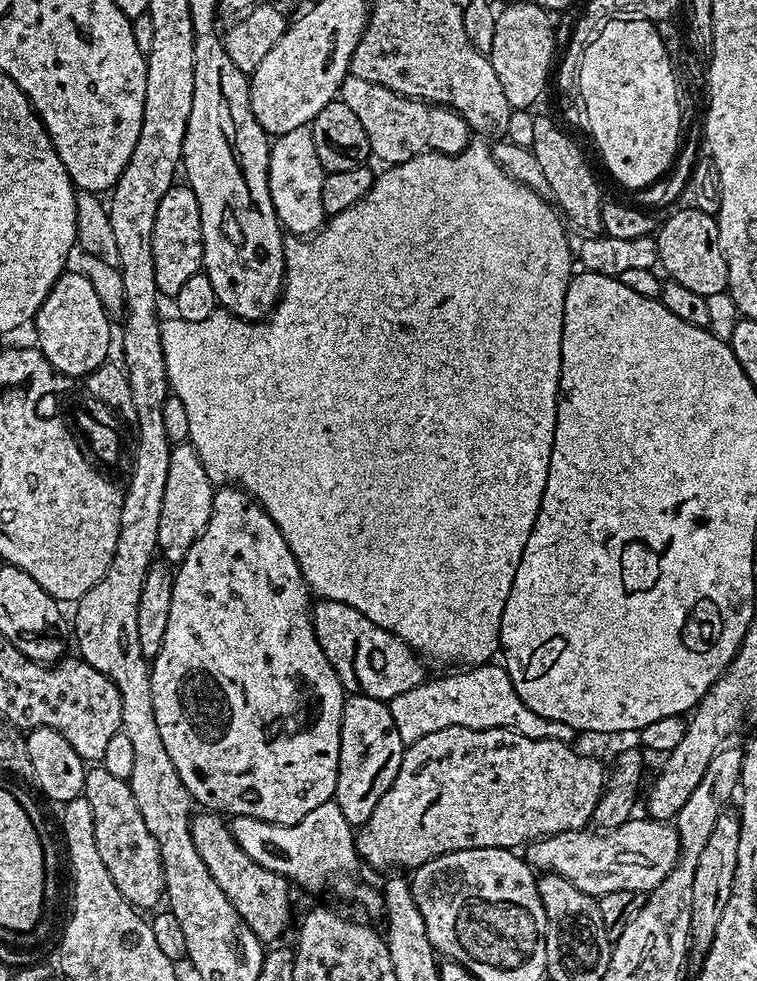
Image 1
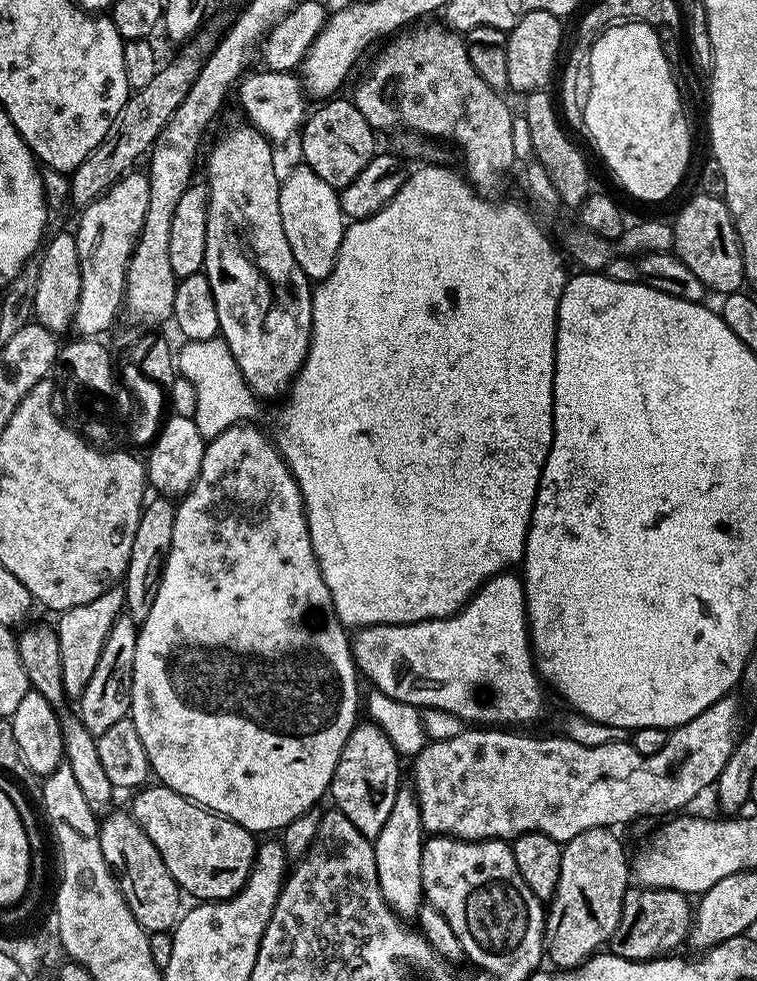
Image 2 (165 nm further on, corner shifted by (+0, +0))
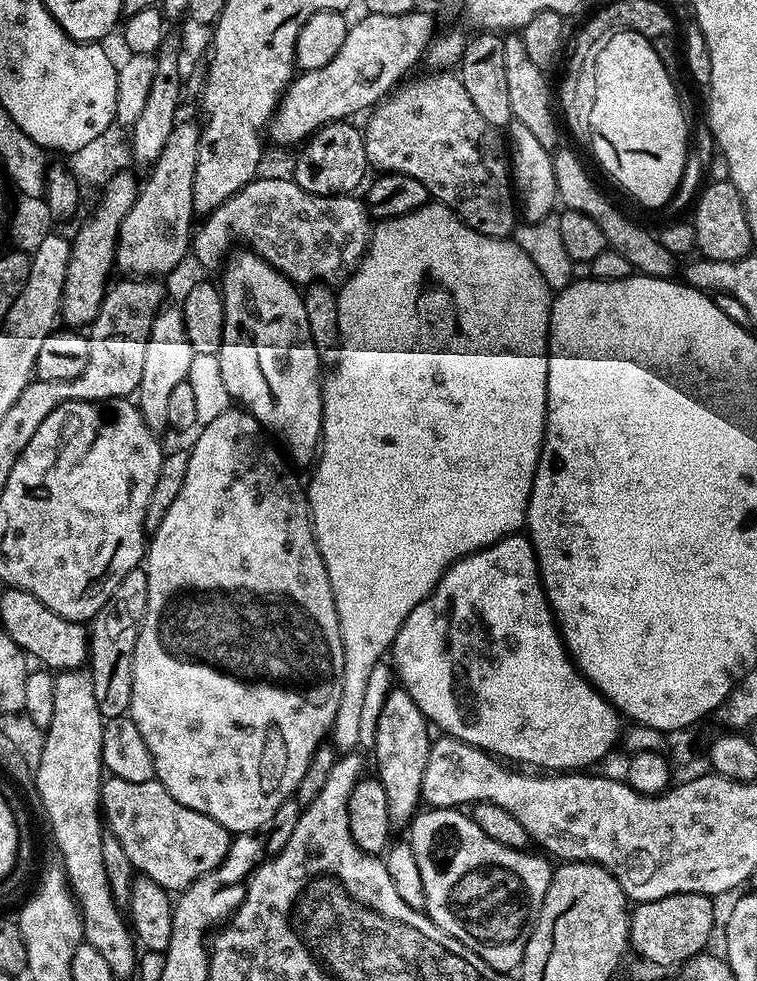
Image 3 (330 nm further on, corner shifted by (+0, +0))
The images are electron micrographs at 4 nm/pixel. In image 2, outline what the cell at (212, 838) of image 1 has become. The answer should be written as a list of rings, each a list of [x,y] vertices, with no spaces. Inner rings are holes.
[[[145,786],[135,793],[136,796],[132,800],[132,806],[130,806],[130,813],[133,819],[136,820],[138,826],[146,832],[151,842],[154,842],[154,846],[158,848],[158,853],[162,856],[162,861],[166,864],[166,868],[169,870],[170,875],[174,878],[174,882],[180,888],[181,893],[193,896],[193,901],[196,902],[211,902],[214,900],[229,900],[231,896],[236,896],[242,890],[242,886],[248,881],[248,876],[252,872],[252,863],[256,860],[256,850],[258,847],[258,840],[251,832],[247,832],[242,826],[238,826],[238,822],[228,820],[225,816],[219,816],[217,812],[210,812],[207,808],[203,808],[200,804],[196,804],[193,800],[188,800],[182,794],[178,794],[174,790],[163,786]]]

